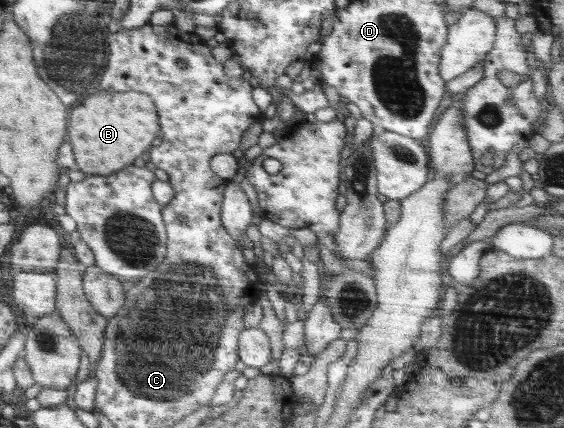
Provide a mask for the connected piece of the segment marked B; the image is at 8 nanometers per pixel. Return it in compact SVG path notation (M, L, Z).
M102 92L90 97L82 107L74 109L70 139L76 151L76 159L80 163L80 171L92 176L110 176L131 167L146 151L150 152L159 142L160 131L163 131L161 115L155 98L151 95L140 92Z

